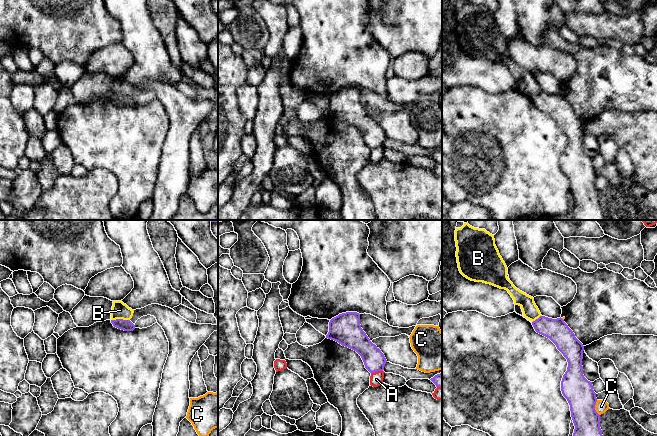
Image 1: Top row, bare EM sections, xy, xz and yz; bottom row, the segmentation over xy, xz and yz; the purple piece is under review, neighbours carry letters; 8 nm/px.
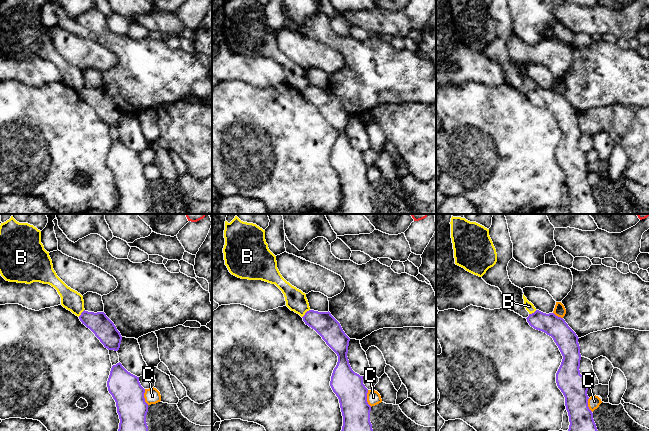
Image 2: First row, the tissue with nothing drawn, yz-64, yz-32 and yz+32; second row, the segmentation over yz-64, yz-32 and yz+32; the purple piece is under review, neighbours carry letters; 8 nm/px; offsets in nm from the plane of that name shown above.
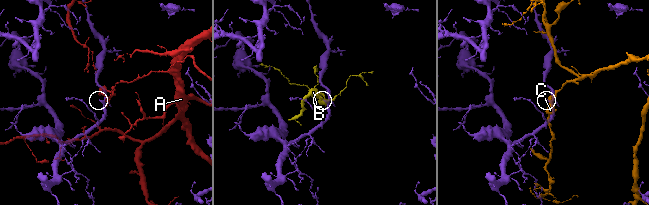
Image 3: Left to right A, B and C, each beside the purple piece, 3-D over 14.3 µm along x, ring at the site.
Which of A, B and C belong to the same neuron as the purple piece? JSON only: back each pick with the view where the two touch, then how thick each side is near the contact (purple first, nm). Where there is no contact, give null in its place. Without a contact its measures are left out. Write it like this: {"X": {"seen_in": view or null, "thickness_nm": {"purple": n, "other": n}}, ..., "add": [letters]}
{"add": []}

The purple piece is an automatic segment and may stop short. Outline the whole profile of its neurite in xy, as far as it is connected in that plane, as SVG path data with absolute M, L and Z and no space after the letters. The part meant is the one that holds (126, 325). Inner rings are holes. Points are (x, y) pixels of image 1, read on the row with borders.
M116 319L111 320L111 323L114 327L124 331L133 331L135 329L135 325L130 320Z

